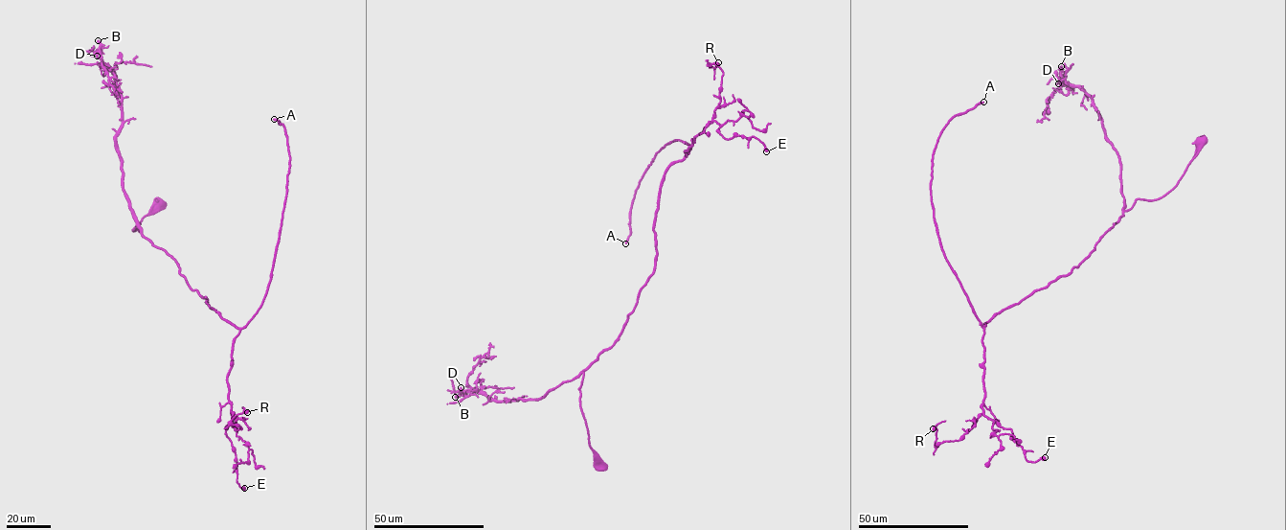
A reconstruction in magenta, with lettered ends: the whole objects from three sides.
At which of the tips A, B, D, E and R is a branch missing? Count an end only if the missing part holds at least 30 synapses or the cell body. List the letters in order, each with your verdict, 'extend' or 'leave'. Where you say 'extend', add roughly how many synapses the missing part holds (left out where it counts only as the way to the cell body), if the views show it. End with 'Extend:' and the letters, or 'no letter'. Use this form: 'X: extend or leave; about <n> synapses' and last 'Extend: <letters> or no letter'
A: extend; about 250 synapses
B: extend; about 400 synapses
D: leave
E: leave
R: leave
Extend: A, B

